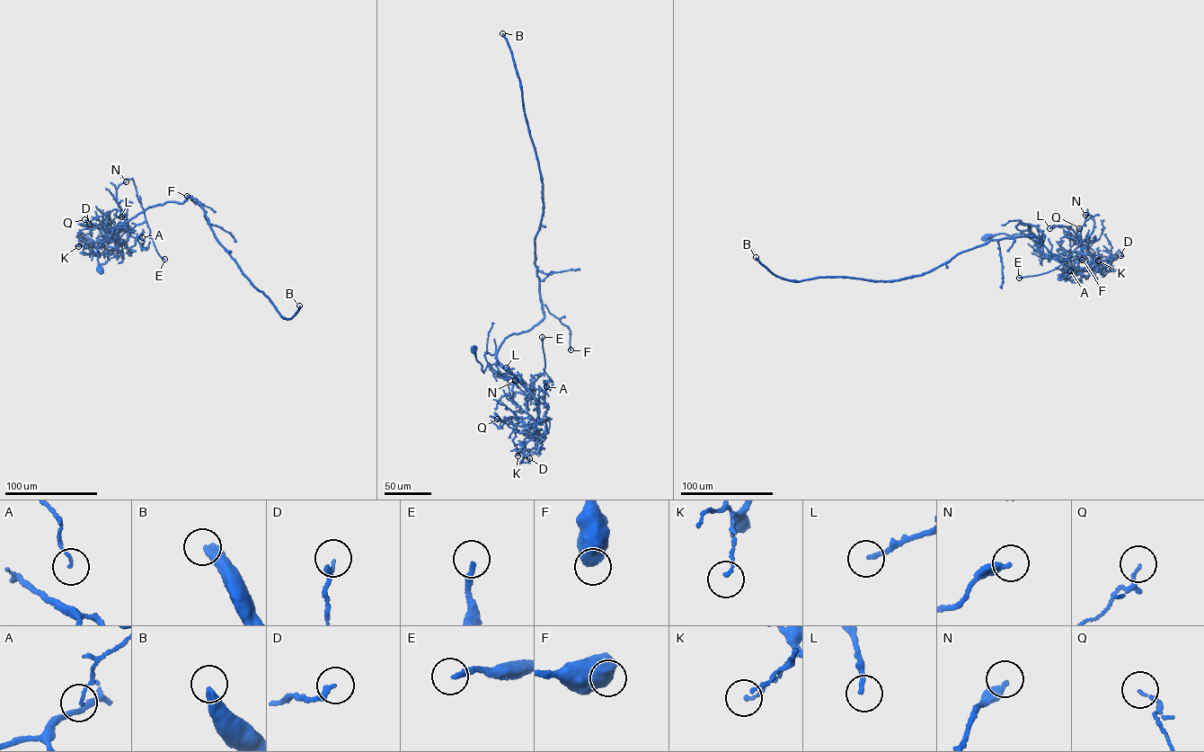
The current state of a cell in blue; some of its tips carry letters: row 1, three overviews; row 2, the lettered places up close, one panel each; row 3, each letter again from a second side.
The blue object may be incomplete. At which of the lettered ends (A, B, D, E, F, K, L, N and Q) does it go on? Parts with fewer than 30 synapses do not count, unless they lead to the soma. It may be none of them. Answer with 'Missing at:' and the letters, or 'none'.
Missing at: B

